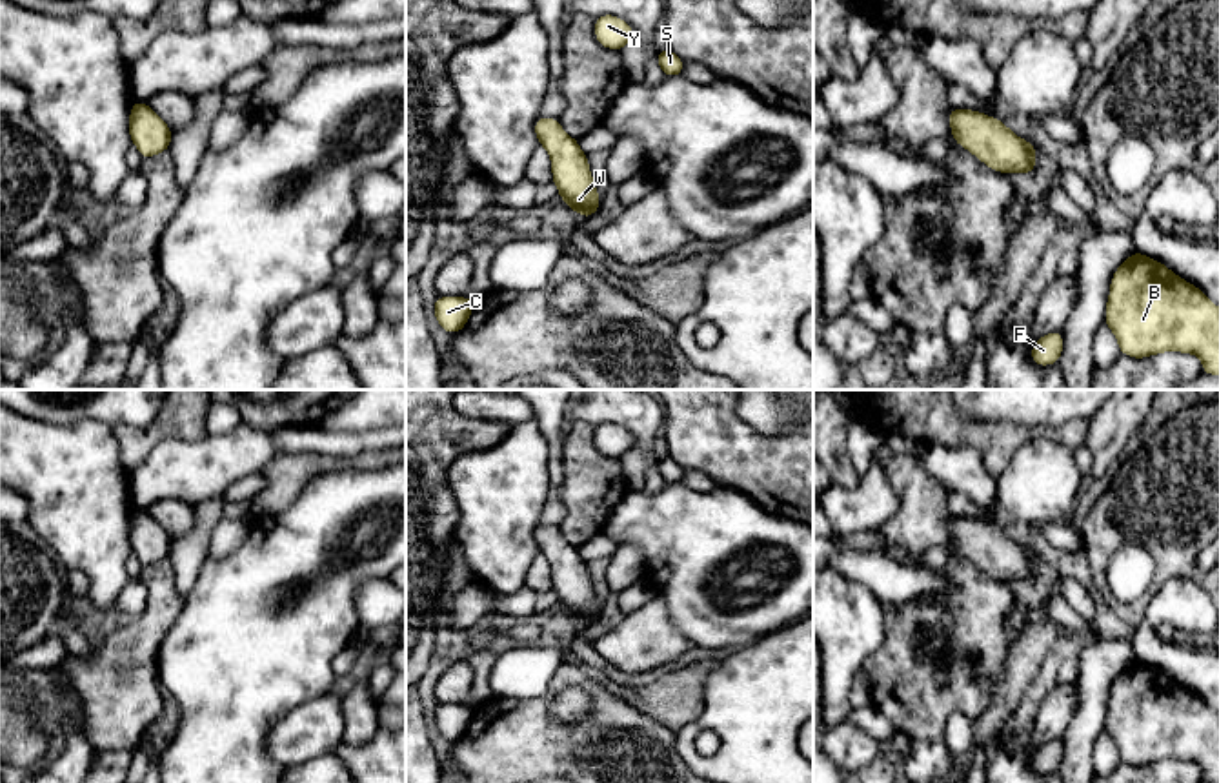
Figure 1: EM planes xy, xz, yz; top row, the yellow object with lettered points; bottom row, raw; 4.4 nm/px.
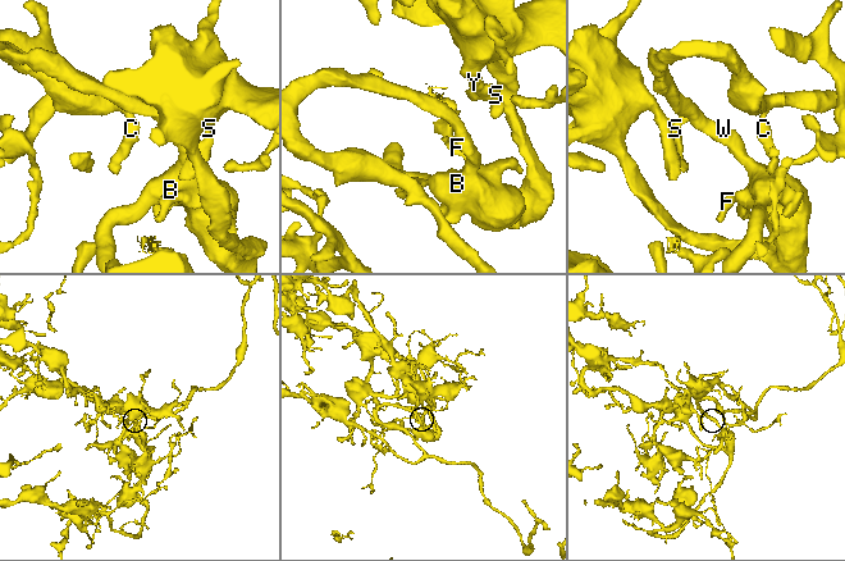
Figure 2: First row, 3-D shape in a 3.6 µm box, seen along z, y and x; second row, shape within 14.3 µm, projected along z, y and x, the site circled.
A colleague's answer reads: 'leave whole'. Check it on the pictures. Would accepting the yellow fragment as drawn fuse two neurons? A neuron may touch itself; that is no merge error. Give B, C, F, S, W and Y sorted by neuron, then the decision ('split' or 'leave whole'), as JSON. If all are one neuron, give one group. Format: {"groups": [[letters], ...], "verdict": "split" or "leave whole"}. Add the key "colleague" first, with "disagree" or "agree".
{"colleague": "agree", "groups": [["B", "C", "F", "S", "W", "Y"]], "verdict": "leave whole"}

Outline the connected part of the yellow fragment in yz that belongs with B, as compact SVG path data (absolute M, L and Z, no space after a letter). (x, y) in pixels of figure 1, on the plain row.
M1139 659L1112 685L1104 732L1123 763L1144 767L1163 759L1194 761L1203 770L1203 781L1219 783L1219 716L1197 694Z

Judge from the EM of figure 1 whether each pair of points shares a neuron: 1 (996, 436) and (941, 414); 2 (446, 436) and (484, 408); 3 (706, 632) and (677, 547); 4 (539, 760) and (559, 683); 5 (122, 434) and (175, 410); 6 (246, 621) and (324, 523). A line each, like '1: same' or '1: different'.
1: same
2: different
3: same
4: same
5: same
6: same

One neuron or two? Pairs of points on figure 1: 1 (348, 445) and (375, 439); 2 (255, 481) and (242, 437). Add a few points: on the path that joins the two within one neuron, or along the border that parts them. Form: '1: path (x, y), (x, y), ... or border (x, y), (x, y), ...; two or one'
1: path (355, 443), (368, 441); one
2: border (259, 470), (241, 476), (219, 494); two

